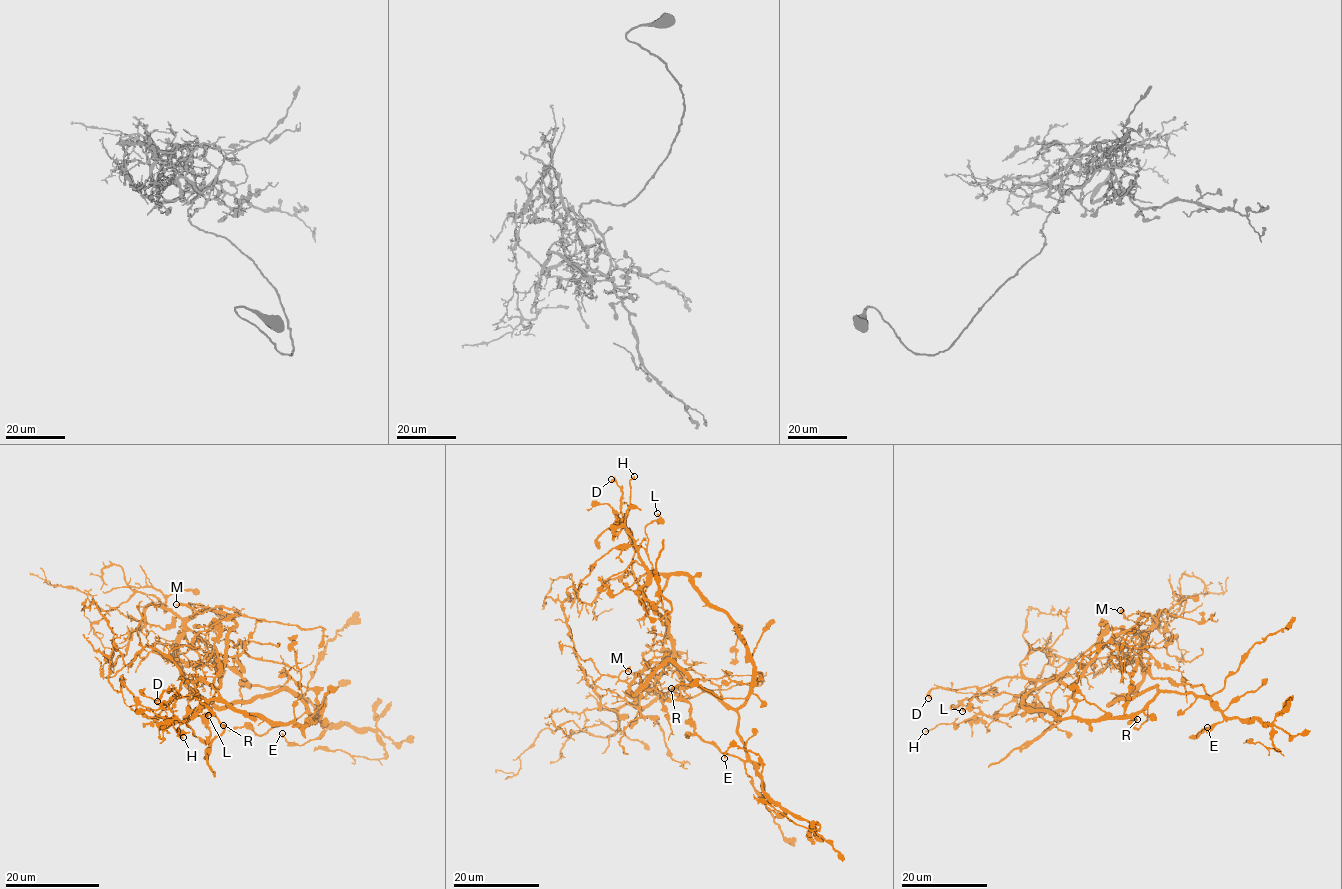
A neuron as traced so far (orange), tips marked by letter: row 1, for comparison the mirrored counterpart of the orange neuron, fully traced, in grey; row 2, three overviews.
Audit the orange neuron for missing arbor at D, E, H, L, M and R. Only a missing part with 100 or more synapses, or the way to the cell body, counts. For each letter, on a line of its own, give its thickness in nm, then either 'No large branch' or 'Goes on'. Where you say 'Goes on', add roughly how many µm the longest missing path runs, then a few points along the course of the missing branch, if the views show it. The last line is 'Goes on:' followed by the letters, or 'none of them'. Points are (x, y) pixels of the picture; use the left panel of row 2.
D: Thickness 480 nm. No large branch
E: Thickness 200 nm. No large branch
H: Thickness 360 nm. No large branch
L: Thickness 200 nm. No large branch
M: Thickness 280 nm. No large branch
R: Thickness 200 nm. No large branch
Goes on: none of them

